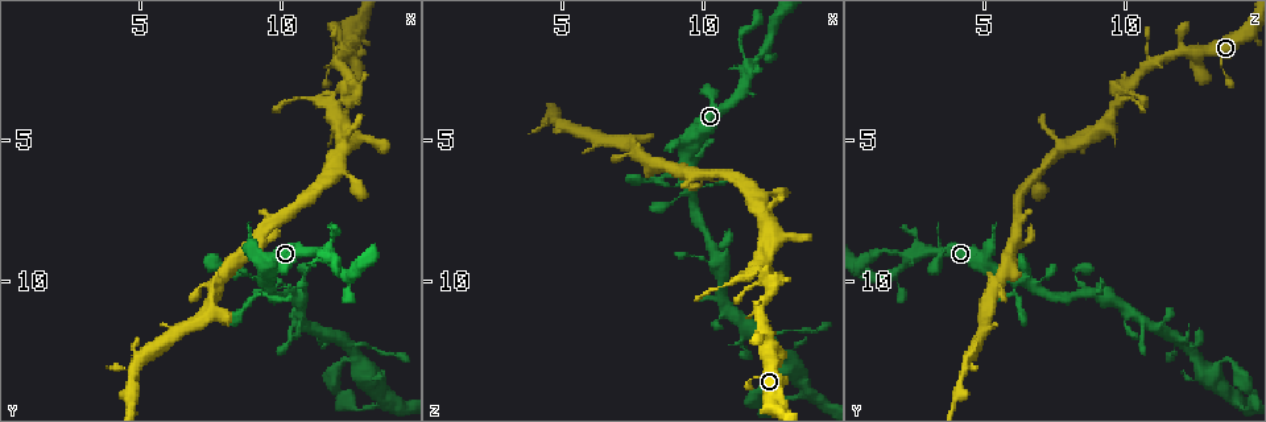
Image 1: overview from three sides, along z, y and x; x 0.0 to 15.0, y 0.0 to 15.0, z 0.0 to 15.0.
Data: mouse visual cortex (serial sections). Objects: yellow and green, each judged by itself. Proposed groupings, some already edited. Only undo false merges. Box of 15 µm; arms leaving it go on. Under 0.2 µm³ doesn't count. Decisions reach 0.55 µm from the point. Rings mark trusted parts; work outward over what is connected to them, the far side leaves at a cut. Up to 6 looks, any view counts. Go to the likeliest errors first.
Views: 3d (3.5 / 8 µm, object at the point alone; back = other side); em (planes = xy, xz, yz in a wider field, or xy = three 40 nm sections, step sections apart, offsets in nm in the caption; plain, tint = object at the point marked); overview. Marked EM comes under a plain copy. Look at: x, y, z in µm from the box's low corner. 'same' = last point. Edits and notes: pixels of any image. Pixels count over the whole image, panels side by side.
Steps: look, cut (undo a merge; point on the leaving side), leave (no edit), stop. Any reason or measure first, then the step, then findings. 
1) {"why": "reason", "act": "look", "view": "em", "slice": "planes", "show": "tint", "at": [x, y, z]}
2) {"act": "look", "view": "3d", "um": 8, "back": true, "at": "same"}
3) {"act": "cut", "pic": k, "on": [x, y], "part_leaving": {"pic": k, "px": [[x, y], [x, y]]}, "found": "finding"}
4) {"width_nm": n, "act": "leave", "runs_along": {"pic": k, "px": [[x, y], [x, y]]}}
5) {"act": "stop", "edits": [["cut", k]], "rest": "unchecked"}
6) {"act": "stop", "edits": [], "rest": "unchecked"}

{"why": "sharp bend", "act": "look", "view": "3d", "um": 8, "at": [12.0, 4.0, 9.5]}

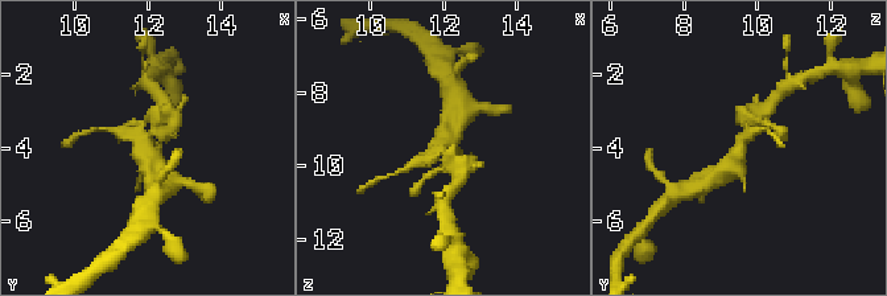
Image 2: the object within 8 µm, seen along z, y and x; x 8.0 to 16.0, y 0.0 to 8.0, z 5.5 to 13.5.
{"why": "zoom in", "act": "look", "view": "3d", "um": 3.5, "at": [12.0, 3.9, 9.6]}

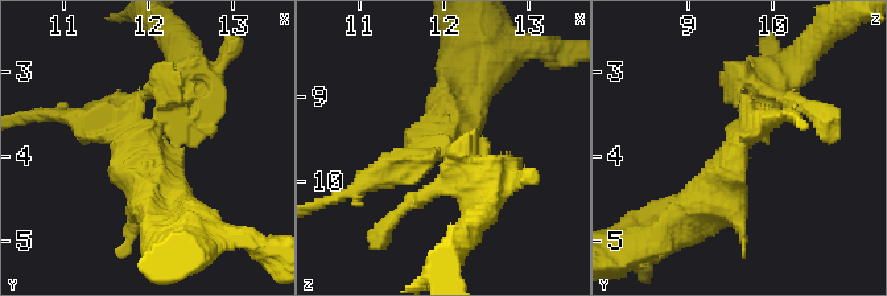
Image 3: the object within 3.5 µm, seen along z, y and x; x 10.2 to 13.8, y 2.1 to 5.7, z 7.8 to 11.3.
{"why": "now the EM", "act": "look", "view": "em", "slice": "xy", "step": 1, "show": "tint", "at": [11.90, 3.85, 9.50]}

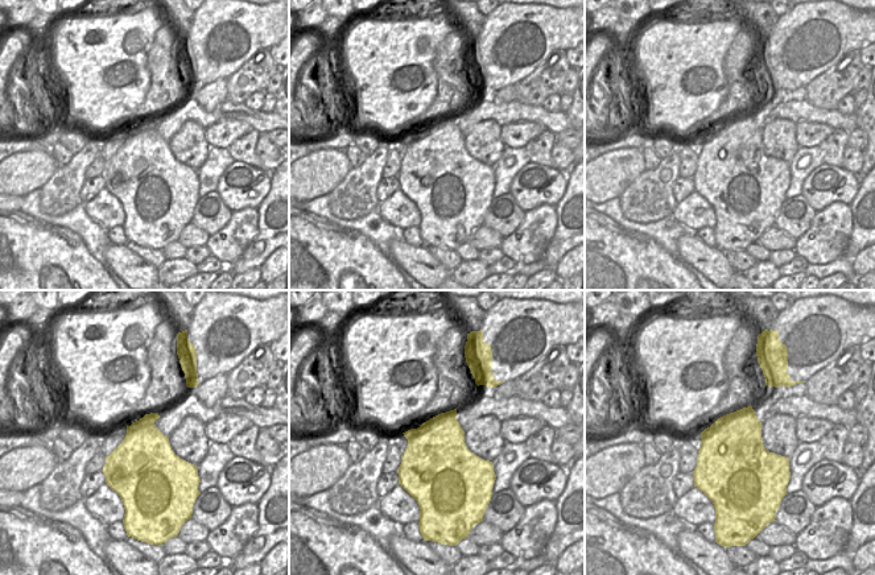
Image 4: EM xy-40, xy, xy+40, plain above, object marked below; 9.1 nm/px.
{"act": "leave", "runs_along": {"pic": 3, "px": [[771, 91], [697, 217]]}, "found": "all the same cell"}

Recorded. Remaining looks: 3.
{"why": "narrows sharply", "act": "look", "view": "3d", "um": 3.5, "at": [4.9, 13.1, 4.2]}

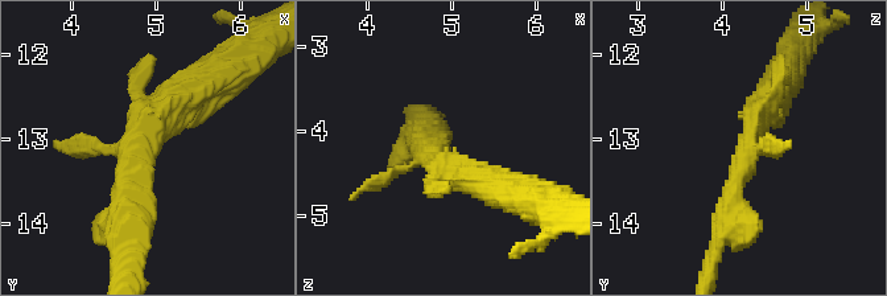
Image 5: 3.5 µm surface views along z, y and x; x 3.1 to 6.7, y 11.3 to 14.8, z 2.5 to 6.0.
{"why": "need the tissue", "act": "look", "view": "em", "slice": "xy", "step": 5, "show": "tint", "at": [4.80, 13.15, 4.25]}

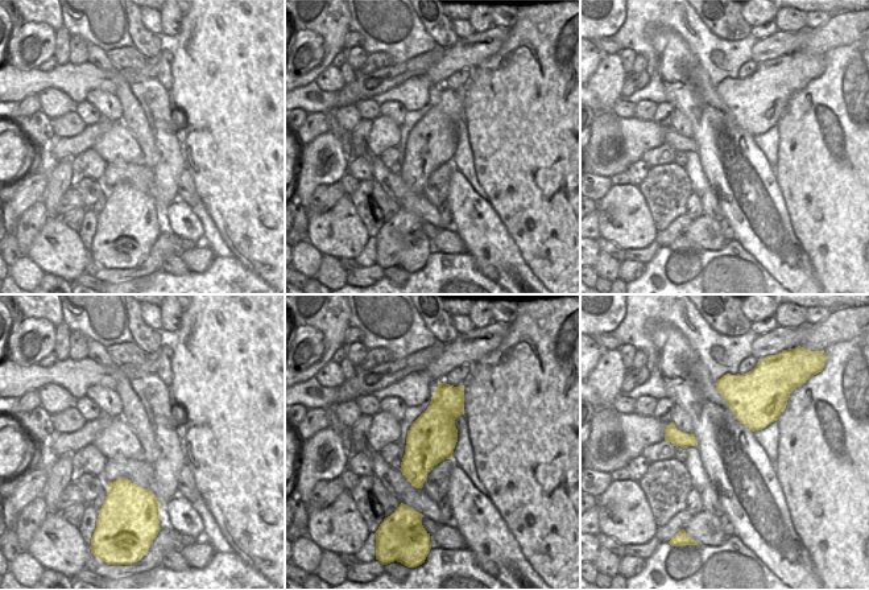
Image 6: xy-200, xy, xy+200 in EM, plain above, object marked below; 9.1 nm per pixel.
{"act": "leave", "runs_along": {"pic": 5, "px": [[194, 89], [128, 163], [124, 235]]}, "found": "continuous, no second cell"}

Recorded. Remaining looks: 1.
{"act": "stop", "edits": [], "rest": "unchecked"}

